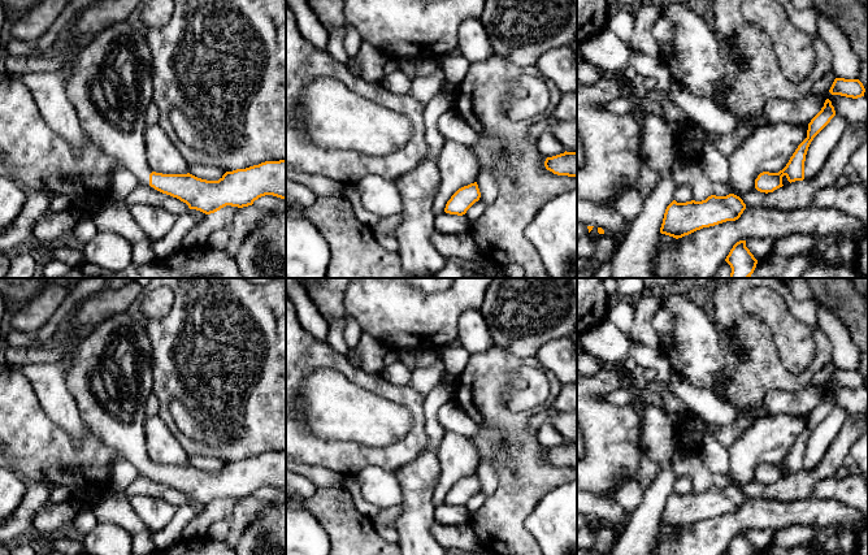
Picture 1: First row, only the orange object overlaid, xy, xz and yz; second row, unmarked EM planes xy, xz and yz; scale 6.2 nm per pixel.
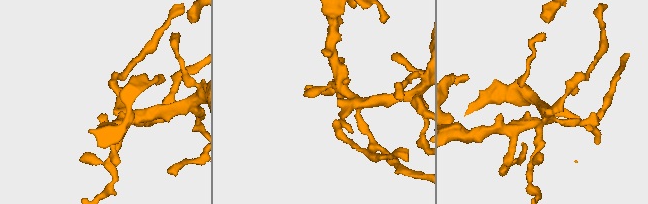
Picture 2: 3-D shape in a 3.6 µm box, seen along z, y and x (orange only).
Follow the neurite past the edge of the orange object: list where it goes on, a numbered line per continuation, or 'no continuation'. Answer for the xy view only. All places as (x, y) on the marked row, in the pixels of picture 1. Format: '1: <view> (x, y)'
1: xy (111, 87)

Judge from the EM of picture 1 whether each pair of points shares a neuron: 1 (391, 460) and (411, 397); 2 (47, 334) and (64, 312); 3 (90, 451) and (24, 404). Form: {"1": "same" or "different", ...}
{"1": "same", "2": "same", "3": "same"}

